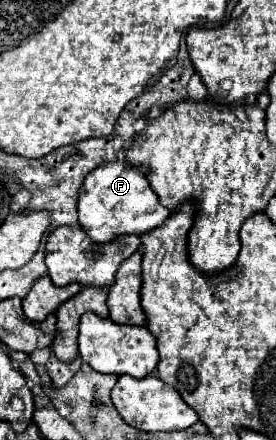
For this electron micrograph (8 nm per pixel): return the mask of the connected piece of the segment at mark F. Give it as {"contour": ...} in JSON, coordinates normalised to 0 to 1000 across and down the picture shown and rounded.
{"contour":[[[399,368],[399,373],[362,373],[341,391],[326,391],[304,405],[283,455],[283,486],[290,486],[283,505],[341,550],[399,550],[435,532],[514,536],[522,527],[601,505],[616,477],[580,464],[522,391],[536,391],[529,377]]]}

